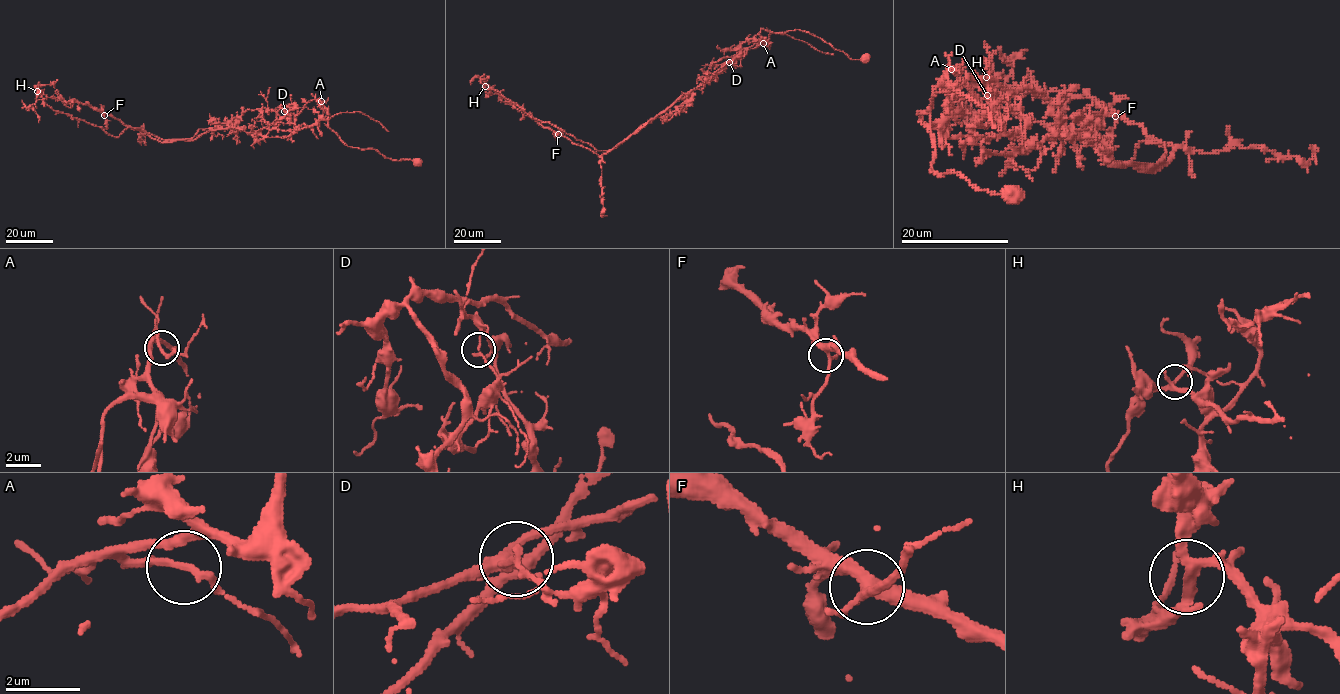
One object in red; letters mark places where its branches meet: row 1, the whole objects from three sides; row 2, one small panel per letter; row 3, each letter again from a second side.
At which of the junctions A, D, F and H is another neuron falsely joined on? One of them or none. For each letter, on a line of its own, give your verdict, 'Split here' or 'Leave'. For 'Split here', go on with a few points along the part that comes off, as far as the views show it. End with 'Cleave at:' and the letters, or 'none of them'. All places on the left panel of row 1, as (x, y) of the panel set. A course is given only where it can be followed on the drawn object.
A: Leave
D: Split here. Course of the part to remove: (285, 111), (276, 112), (274, 128), (228, 127), (160, 142), (87, 104), (38, 92), (32, 106), (38, 122)
F: Leave
H: Leave
Cleave at: D

